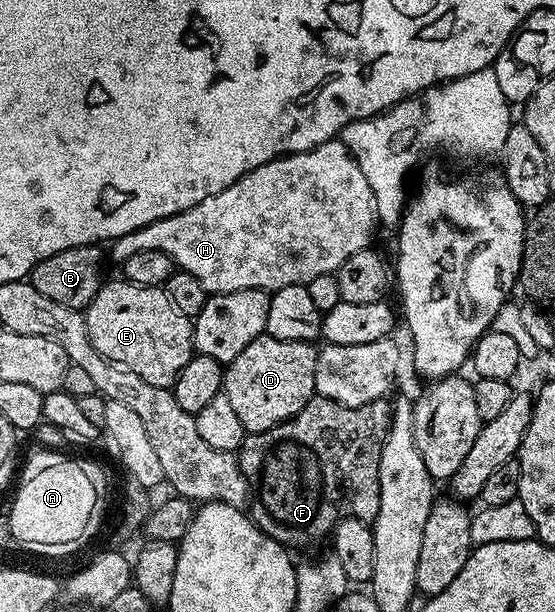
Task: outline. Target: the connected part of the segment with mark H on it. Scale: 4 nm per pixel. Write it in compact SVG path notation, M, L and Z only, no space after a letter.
M340 140L324 142L307 152L298 154L287 154L283 158L276 158L251 172L247 172L231 188L223 188L215 196L207 196L195 208L187 208L175 216L167 216L163 220L155 220L135 232L127 232L127 236L119 236L113 239L108 247L107 254L114 263L120 264L127 260L127 256L135 256L135 252L167 252L171 256L174 267L179 270L186 270L199 284L203 284L206 295L226 294L227 292L239 292L240 290L268 290L270 292L279 288L287 288L298 284L307 284L315 280L315 276L332 274L341 267L347 260L347 256L355 256L355 252L366 249L373 238L373 229L378 229L377 209L375 208L375 192L371 192L371 184L367 184L367 176L363 174L363 168L359 166L349 147Z

